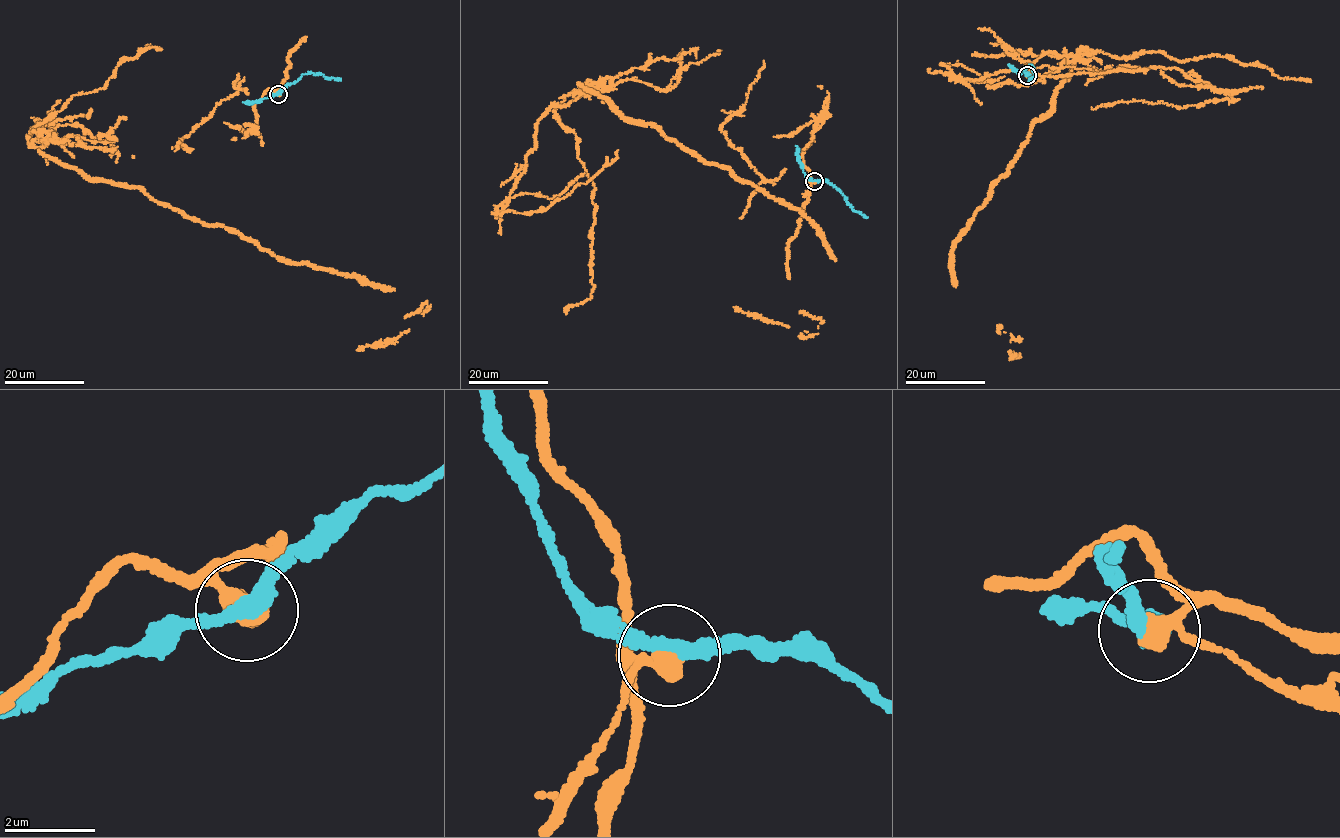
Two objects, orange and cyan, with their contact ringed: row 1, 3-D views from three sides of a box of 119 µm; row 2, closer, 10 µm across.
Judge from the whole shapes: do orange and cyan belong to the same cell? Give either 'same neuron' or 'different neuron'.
different neuron

